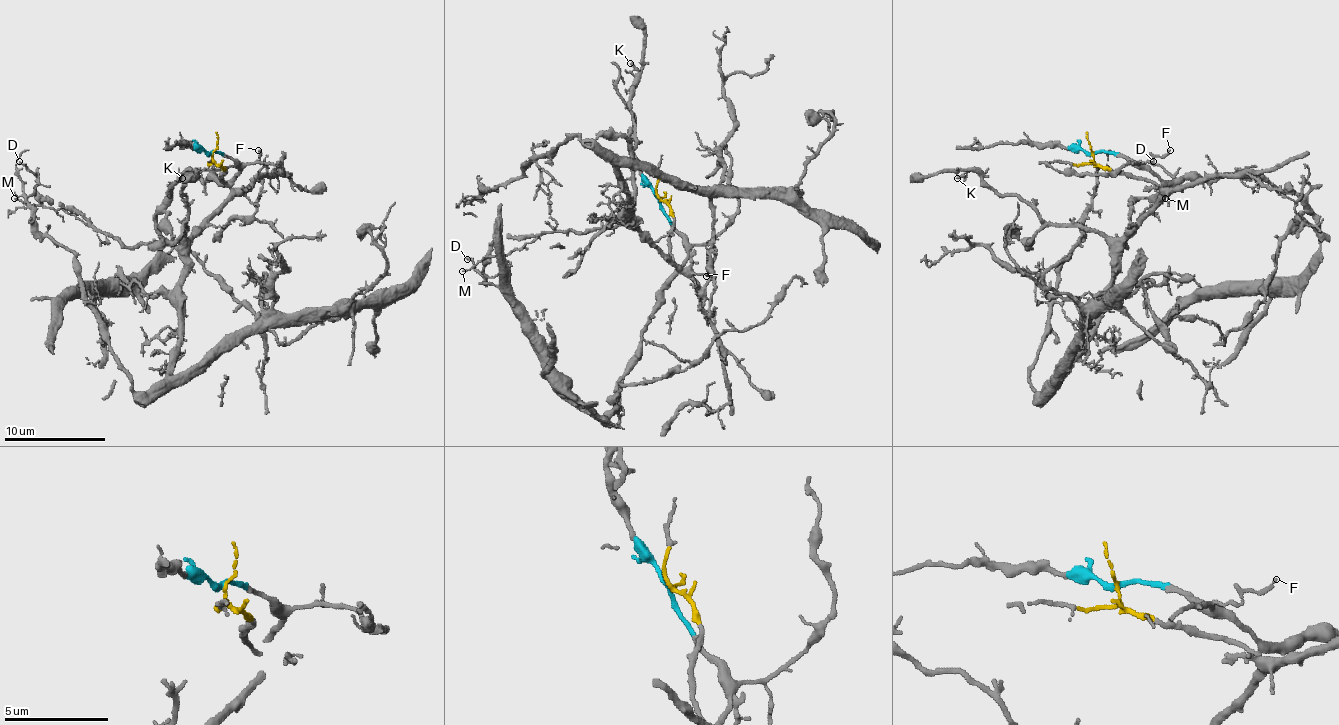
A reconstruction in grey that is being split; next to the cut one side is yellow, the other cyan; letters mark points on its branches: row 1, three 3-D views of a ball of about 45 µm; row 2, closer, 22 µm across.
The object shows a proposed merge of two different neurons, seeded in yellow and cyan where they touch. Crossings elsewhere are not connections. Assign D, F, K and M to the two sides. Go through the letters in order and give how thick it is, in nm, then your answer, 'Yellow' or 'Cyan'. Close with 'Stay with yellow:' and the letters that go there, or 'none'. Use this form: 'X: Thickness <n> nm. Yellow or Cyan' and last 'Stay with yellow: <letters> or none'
D: Thickness 140 nm. Yellow
F: Thickness 160 nm. Cyan
K: Thickness 180 nm. Yellow
M: Thickness 100 nm. Yellow
Stay with yellow: D, K, M

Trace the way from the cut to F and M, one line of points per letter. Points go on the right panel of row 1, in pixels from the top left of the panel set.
F: (1092, 154), (1117, 152), (1135, 162), (1142, 162), (1163, 157), (1170, 149)
M: (1092, 154), (1102, 170), (1145, 177), (1160, 190), (1160, 200), (1120, 246), (1125, 246), (1125, 231), (1165, 198)

